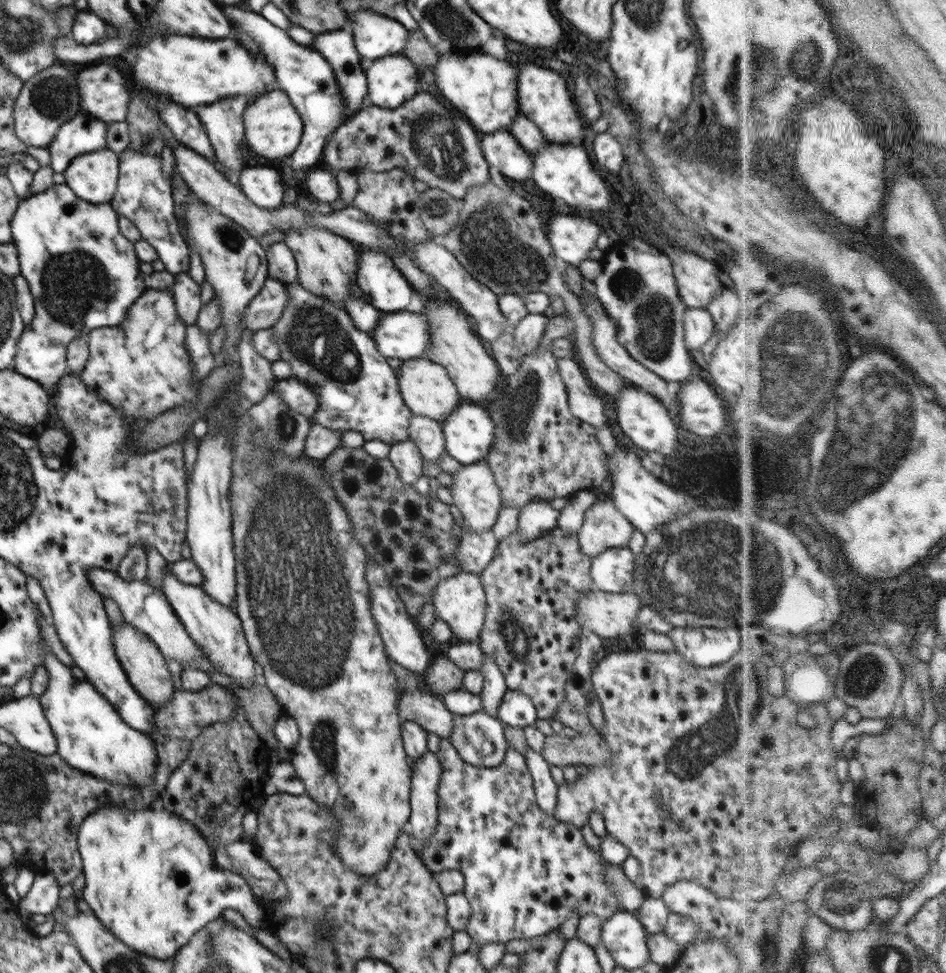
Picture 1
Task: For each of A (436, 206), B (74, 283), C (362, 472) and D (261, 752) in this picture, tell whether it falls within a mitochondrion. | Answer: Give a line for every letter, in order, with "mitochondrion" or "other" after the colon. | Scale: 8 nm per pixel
A: mitochondrion
B: mitochondrion
C: mitochondrion
D: other

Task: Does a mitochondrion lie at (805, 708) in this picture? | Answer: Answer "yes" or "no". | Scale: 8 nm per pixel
no

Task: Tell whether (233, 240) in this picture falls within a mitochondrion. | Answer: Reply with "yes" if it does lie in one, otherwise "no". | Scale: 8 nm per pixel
yes

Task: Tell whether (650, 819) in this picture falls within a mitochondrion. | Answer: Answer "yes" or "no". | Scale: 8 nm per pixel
no

